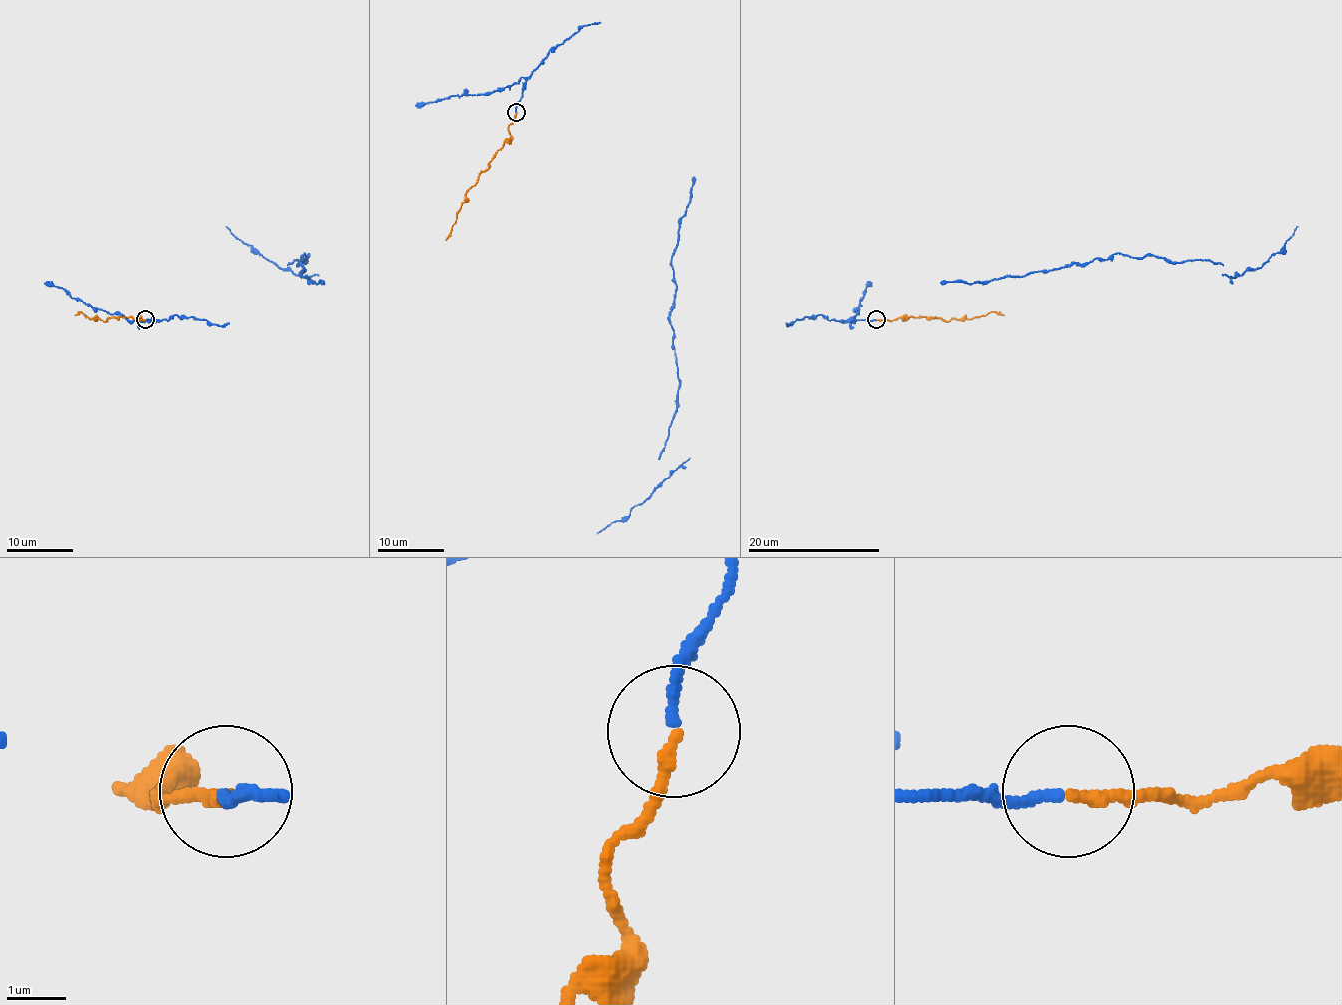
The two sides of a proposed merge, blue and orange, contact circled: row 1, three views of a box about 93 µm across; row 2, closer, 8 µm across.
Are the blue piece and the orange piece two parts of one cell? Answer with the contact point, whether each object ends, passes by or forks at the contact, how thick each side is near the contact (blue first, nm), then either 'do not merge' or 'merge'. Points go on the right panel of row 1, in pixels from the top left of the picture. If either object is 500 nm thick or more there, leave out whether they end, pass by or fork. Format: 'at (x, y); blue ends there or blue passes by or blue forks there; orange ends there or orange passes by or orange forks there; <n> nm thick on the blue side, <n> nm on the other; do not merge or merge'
at (876, 319); blue ends there; orange ends there; 180 nm thick on the blue side, 200 nm on the other; merge

